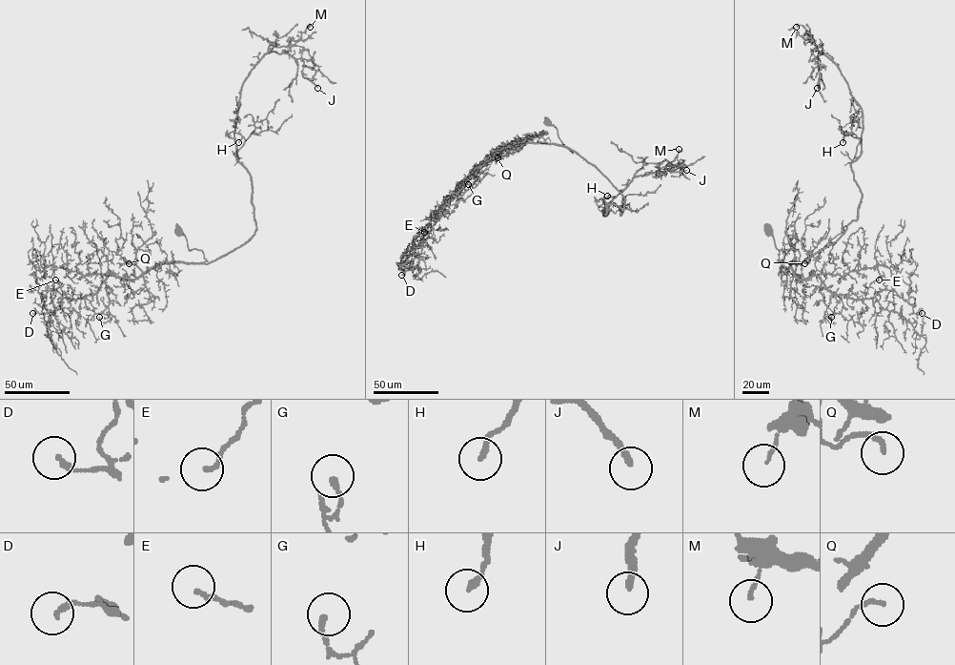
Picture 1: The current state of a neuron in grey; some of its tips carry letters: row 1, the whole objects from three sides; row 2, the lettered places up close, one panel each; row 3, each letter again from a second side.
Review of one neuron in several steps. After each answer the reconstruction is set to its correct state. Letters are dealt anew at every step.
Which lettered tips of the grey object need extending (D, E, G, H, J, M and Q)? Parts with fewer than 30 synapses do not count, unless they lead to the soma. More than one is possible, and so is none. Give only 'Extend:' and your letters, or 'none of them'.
Extend: J

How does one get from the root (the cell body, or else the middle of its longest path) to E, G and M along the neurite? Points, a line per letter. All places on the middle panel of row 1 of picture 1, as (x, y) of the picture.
E: (548, 121), (575, 152), (556, 144), (511, 146), (477, 170), (424, 232)
G: (548, 121), (575, 152), (556, 144), (511, 146), (485, 163), (474, 174), (478, 179), (468, 184)
M: (548, 121), (624, 197), (620, 215), (609, 204), (604, 216), (634, 177), (666, 167), (679, 149)

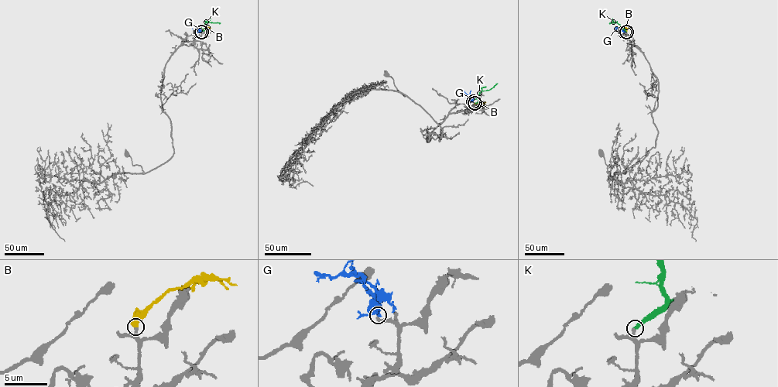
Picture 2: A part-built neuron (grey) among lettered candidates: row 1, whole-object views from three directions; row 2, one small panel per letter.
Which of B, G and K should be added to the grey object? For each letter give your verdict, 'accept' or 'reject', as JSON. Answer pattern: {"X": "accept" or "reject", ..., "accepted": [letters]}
{"B": "accept", "G": "reject", "K": "reject", "accepted": ["B"]}

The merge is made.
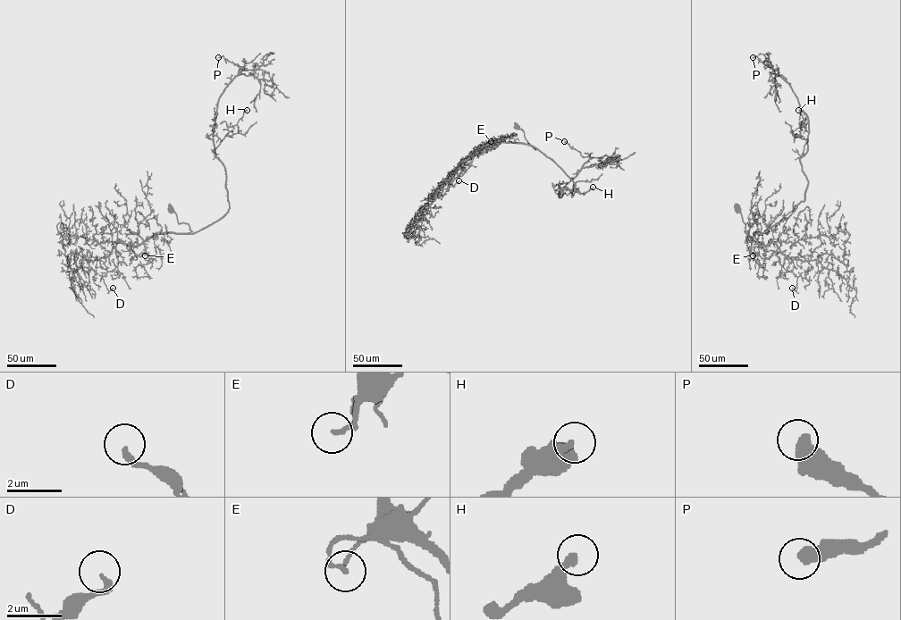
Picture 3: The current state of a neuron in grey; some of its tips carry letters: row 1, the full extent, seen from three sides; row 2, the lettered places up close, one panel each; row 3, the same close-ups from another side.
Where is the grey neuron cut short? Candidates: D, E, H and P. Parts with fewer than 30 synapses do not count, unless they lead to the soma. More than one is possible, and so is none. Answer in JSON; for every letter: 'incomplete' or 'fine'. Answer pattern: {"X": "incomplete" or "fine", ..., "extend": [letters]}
{"D": "fine", "E": "fine", "H": "fine", "P": "fine", "extend": []}

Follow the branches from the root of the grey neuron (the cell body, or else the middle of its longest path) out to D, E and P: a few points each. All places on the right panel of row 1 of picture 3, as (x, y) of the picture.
D: (737, 211), (745, 222), (761, 225), (754, 233), (761, 246), (776, 245), (780, 264), (797, 277), (792, 288)
E: (737, 211), (745, 222), (761, 225), (761, 231), (754, 233), (756, 243), (753, 255)
P: (737, 211), (762, 233), (804, 201), (808, 184), (800, 158), (808, 117), (791, 87), (753, 57)

